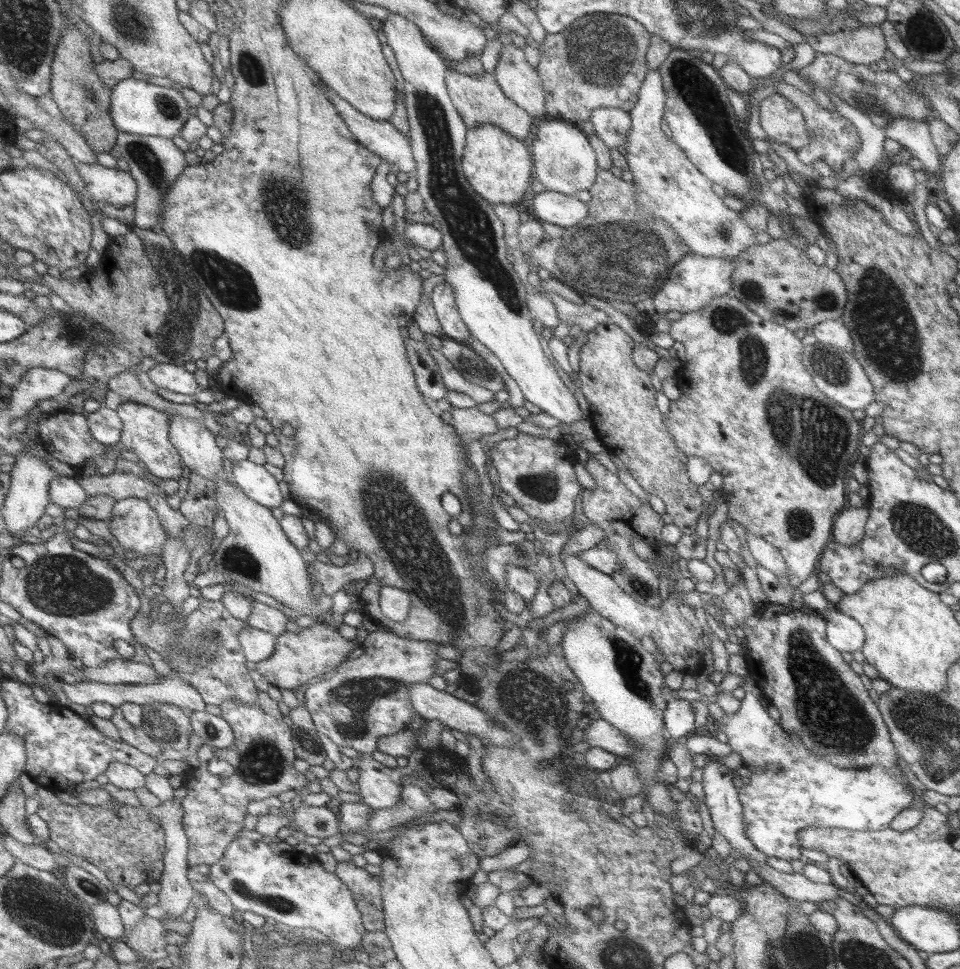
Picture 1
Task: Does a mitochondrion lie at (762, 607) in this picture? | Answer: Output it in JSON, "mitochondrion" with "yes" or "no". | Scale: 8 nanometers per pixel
{"mitochondrion":"no"}

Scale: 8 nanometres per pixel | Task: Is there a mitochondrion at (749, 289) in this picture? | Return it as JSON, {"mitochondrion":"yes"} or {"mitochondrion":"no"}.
{"mitochondrion":"yes"}

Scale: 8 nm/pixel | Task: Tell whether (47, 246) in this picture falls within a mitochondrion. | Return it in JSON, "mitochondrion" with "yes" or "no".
{"mitochondrion":"yes"}

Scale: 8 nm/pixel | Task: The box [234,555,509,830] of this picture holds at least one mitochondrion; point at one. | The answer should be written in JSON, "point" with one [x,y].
{"point":[350,701]}

